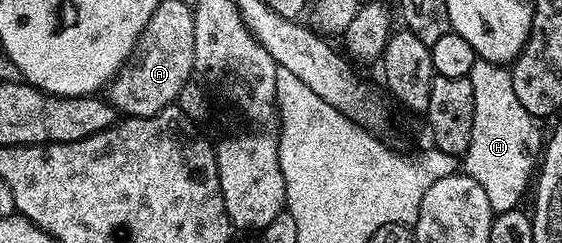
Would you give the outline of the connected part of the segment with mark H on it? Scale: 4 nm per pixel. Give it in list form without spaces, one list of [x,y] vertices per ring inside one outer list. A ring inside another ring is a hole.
[[[479,58],[471,67],[468,75],[471,89],[474,93],[474,127],[471,131],[470,146],[462,157],[462,170],[480,186],[489,199],[493,213],[505,212],[517,207],[528,186],[530,186],[539,156],[544,144],[544,134],[541,134],[537,117],[532,116],[514,92],[511,71],[501,64]]]

